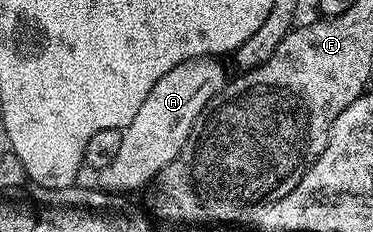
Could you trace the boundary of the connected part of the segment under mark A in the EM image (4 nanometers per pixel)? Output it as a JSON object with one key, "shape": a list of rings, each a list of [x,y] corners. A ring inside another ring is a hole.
{"shape":[[[196,57],[194,61],[184,61],[179,67],[167,71],[155,87],[143,99],[135,119],[121,130],[119,151],[107,167],[99,171],[100,188],[113,195],[127,195],[131,189],[156,182],[157,176],[173,162],[175,155],[187,143],[191,127],[209,100],[227,83],[225,69],[216,57]]]}

